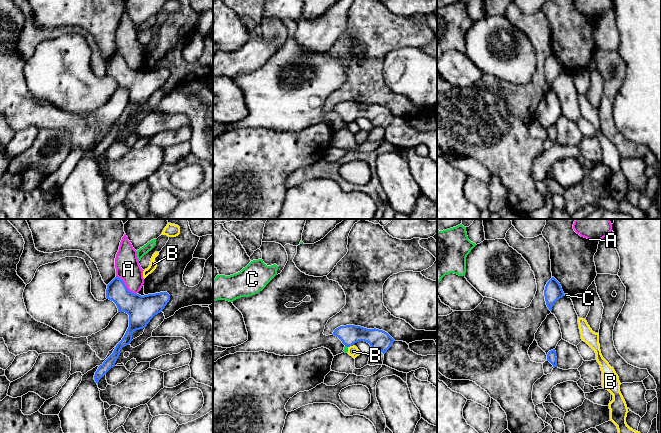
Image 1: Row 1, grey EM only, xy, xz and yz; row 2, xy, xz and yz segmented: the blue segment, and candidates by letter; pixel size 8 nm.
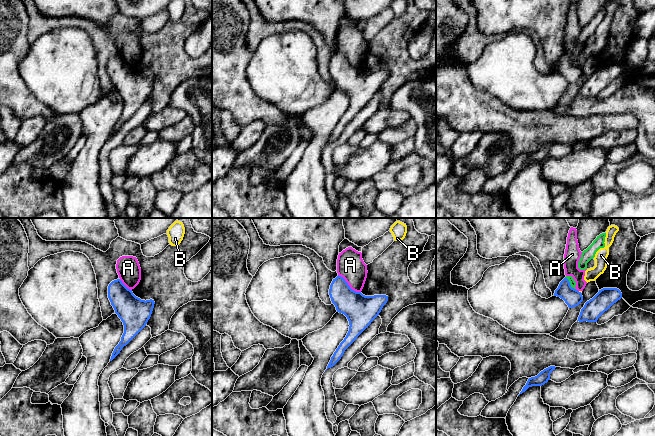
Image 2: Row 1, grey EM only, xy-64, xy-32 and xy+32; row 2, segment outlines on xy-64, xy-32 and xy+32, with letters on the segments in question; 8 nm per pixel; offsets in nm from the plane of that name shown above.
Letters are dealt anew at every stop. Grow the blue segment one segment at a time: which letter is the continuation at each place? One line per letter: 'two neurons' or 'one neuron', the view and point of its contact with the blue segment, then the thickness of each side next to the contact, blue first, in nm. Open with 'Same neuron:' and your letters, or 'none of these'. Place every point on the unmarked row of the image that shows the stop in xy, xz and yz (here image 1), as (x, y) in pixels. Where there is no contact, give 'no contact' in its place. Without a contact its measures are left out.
Same neuron: none of these
A: two neurons; contact xy (125, 62); calibres 220 and 200 nm
B: two neurons; contact xz (350, 121); calibres 160 and 90 nm
C: two neurons; contact xz (346, 122); calibres 160 and 40 nm

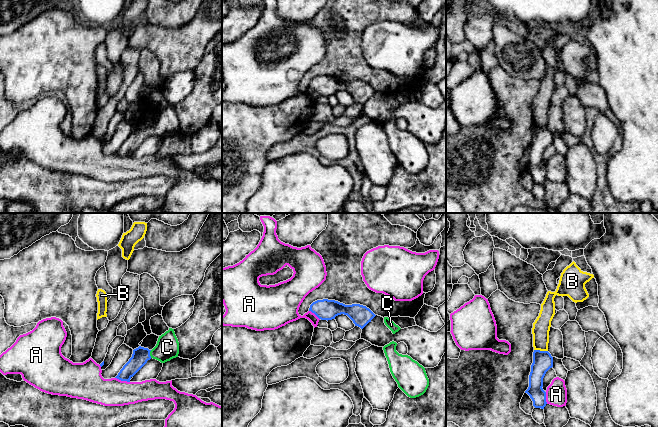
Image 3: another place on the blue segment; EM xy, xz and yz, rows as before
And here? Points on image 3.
Same neuron: C
A: two neurons; contact xy (122, 156); calibres 140 and 220 nm
B: two neurons; contact yz (541, 127); calibres 160 and 140 nm
C: one neuron; contact xy (149, 130); calibres 140 and 190 nm

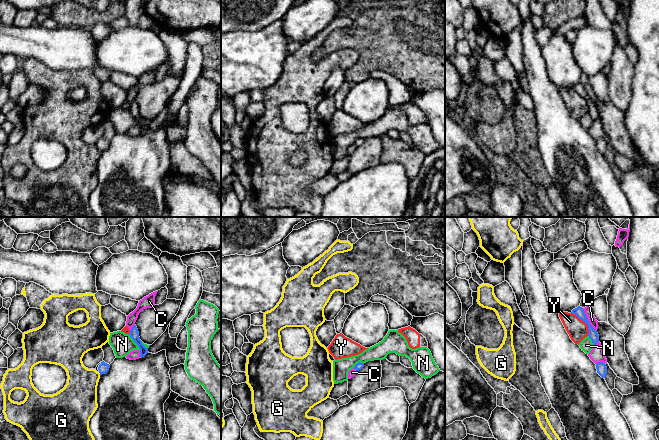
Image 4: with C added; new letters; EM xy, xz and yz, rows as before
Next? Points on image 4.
Same neuron: none of these
C: two neurons; contact yz (587, 96); calibres 80 and 70 nm
G: two neurons; contact xy (99, 148); calibres 90 and 280 nm
N: two neurons; contact xy (134, 117); calibres 80 and 170 nm
Y: two neurons; contact yz (584, 97); calibres 80 and 160 nm

